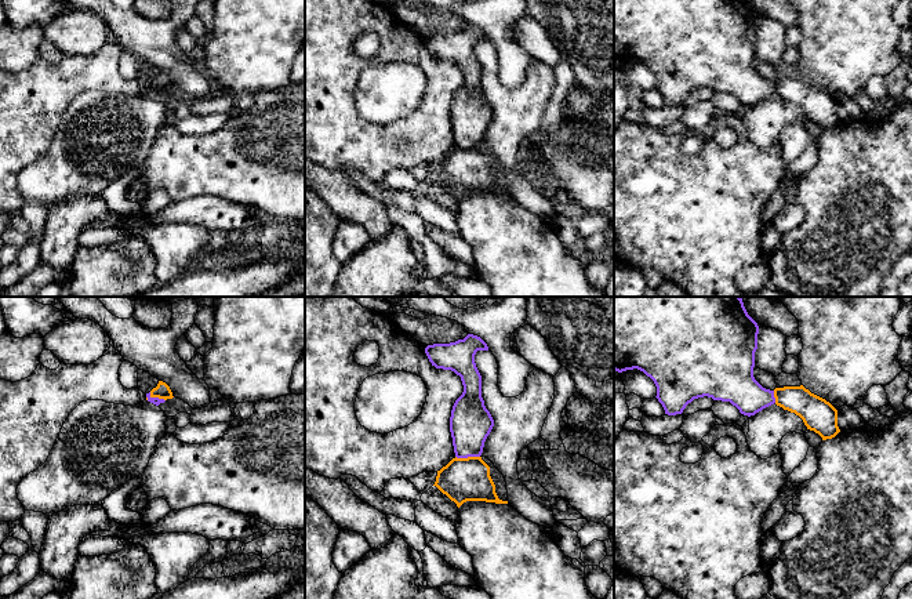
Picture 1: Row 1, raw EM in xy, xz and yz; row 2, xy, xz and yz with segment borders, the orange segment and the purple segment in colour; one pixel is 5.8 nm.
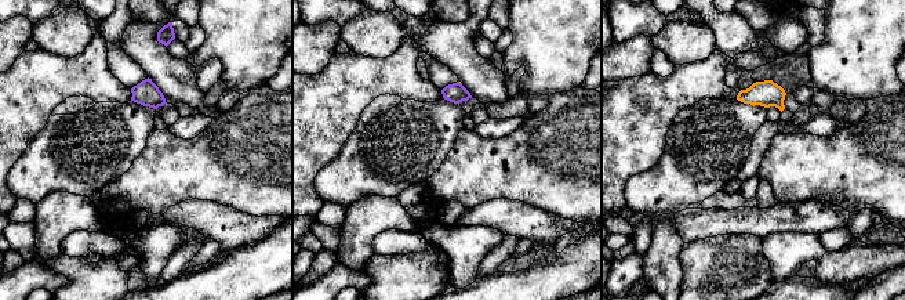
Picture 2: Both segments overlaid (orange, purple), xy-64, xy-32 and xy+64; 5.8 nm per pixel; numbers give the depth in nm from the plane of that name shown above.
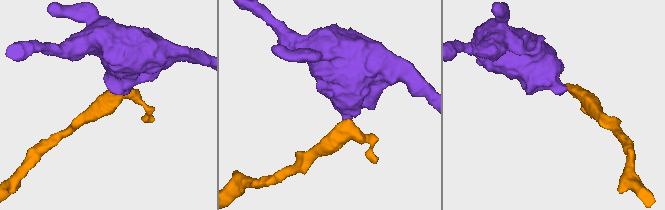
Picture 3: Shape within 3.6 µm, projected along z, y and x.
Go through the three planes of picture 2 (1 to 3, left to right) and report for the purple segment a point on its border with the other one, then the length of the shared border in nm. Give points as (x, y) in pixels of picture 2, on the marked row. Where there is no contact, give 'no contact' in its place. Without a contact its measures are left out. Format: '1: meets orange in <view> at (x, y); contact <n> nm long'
1: no contact
2: no contact
3: no contact

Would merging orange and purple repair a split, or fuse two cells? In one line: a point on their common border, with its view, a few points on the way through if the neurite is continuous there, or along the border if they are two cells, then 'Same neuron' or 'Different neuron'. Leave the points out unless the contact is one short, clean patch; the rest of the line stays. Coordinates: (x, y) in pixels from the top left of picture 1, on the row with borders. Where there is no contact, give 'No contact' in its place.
Touches orange at xz (468, 457). Boundary: xz (456, 456), (479, 457). Different neuron

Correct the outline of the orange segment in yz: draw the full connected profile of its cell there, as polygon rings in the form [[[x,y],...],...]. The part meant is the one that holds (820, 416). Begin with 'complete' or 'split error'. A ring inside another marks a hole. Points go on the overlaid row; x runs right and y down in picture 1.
complete; [[[803,385],[775,388],[774,397],[777,406],[799,415],[807,429],[818,433],[822,440],[832,439],[840,432],[837,410]]]

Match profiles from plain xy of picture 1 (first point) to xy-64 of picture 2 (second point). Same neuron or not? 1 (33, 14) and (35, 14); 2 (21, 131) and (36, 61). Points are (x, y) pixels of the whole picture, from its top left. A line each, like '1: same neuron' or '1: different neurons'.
1: same neuron
2: same neuron

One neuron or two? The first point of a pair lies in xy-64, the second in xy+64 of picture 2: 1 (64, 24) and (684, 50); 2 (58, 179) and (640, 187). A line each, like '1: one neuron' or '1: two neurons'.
1: one neuron
2: one neuron

